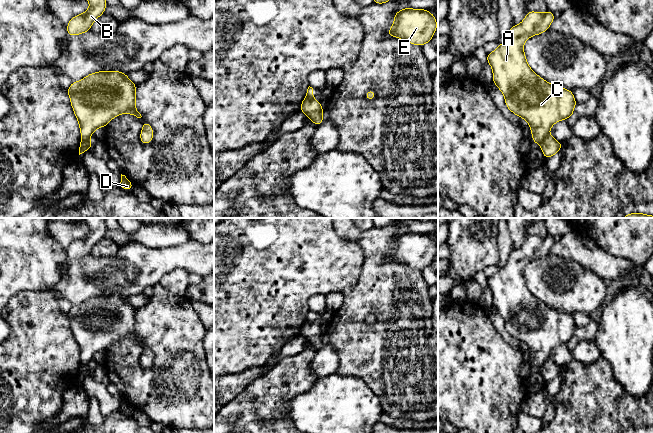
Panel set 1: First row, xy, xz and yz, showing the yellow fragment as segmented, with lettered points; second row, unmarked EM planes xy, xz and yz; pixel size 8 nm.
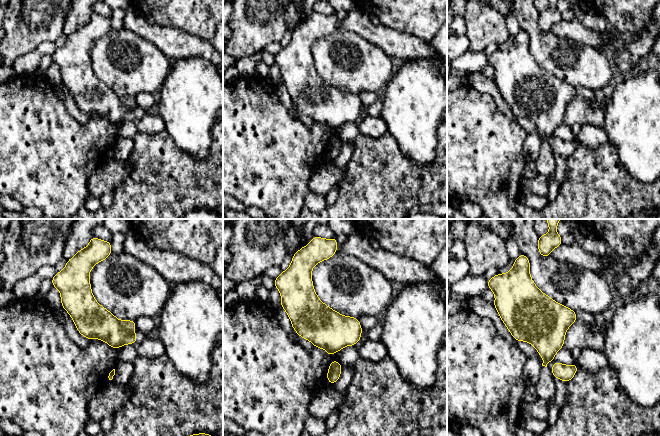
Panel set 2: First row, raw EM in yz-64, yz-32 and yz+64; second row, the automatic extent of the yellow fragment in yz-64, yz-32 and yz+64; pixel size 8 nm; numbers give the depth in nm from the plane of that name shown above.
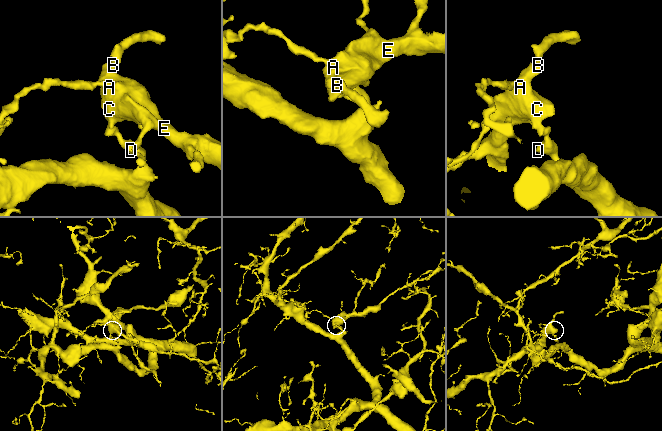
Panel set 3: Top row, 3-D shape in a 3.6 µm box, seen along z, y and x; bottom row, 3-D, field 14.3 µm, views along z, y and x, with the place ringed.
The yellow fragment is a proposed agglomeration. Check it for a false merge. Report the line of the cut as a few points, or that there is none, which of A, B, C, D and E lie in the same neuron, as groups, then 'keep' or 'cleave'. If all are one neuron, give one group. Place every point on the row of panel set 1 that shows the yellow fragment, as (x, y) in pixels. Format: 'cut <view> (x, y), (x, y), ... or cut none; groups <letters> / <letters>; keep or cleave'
cut yz (548, 133), (540, 144); groups A B C E / D; cleave

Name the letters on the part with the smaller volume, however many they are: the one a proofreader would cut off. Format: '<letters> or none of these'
A, B, C, E

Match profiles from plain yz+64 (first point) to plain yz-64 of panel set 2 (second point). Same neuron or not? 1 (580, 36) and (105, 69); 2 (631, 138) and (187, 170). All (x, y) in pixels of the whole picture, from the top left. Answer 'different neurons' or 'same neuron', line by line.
1: different neurons
2: different neurons

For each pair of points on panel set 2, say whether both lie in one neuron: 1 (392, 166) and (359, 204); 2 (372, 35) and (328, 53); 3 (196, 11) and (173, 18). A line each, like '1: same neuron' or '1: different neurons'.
1: same neuron
2: different neurons
3: same neuron

